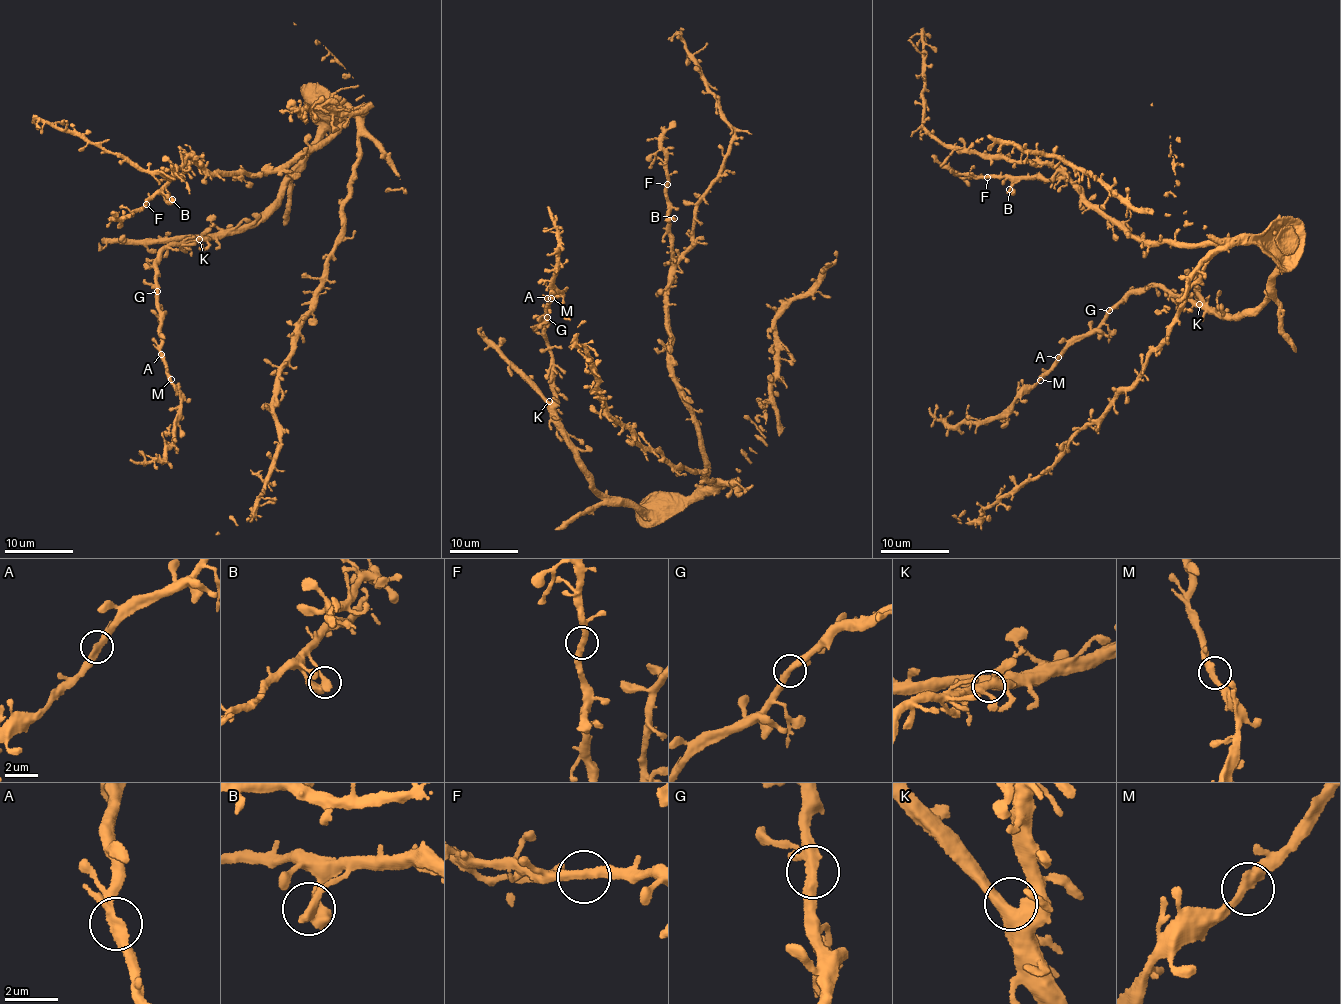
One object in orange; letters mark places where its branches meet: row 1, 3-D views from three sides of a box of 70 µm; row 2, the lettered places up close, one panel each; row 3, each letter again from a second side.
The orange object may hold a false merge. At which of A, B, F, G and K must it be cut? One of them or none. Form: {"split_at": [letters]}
{"split_at": []}

